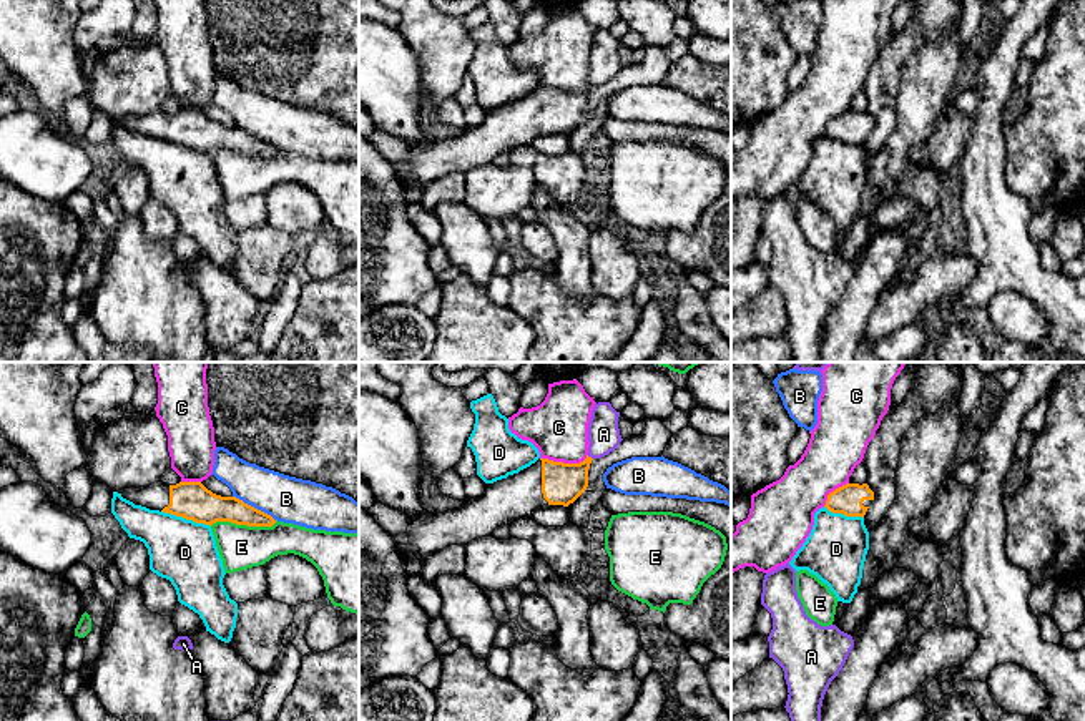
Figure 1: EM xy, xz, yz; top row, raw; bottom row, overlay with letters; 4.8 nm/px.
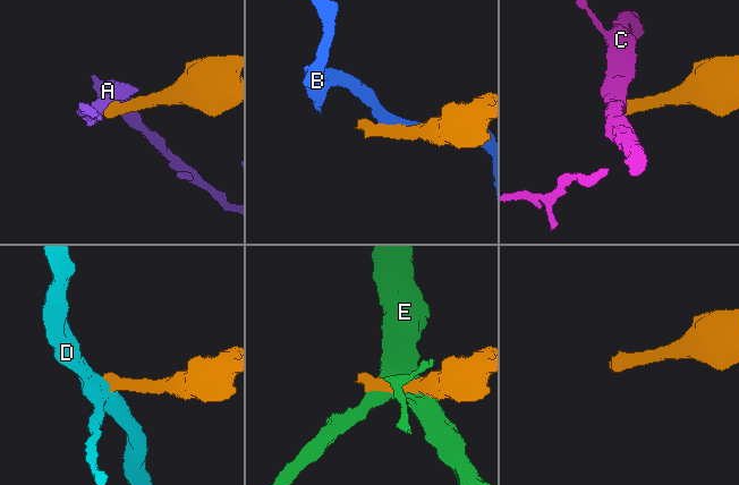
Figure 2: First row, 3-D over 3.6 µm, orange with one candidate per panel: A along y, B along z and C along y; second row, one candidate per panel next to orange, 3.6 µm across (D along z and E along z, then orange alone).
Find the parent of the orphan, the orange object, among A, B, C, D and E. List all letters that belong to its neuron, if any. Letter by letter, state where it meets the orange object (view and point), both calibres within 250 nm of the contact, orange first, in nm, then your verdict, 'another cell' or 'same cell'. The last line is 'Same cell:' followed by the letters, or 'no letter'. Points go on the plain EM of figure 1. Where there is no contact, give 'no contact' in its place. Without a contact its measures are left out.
A: contact xz (590, 85); calibres 200 and 160 nm; another cell
B: contact xy (253, 135); calibres 170 and 220 nm; another cell
C: contact xz (562, 90); calibres 200 and 280 nm; another cell
D: contact xy (186, 147); calibres 190 and 300 nm; another cell
E: contact xy (243, 152); calibres 170 and 220 nm; another cell
Same cell: no letter

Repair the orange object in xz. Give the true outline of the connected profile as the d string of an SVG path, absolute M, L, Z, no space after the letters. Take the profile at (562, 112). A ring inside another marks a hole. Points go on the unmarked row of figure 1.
M592 85L580 91L563 91L548 86L538 86L530 95L507 106L487 111L485 120L477 126L467 126L459 136L444 141L424 141L414 145L407 154L407 173L399 173L399 181L407 186L414 181L419 188L425 189L432 181L444 178L450 173L467 173L472 168L490 164L500 153L510 153L515 148L530 145L537 135L573 131L588 115L588 96Z

